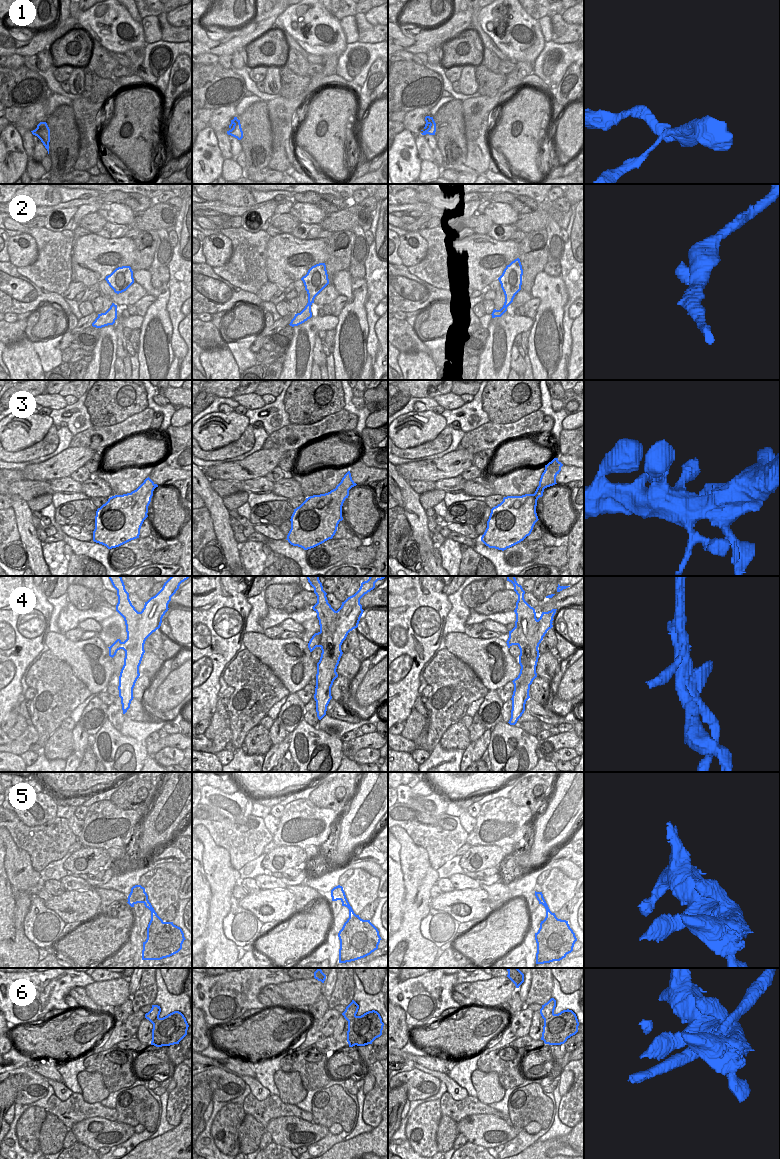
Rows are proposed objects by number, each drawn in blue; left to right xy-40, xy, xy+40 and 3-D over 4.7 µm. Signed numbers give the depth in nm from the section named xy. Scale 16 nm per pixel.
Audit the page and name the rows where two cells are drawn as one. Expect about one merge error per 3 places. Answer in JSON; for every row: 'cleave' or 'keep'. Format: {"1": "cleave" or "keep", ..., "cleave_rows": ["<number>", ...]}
{"1": "keep", "2": "keep", "3": "keep", "4": "cleave", "5": "keep", "6": "cleave", "cleave_rows": ["4", "6"]}

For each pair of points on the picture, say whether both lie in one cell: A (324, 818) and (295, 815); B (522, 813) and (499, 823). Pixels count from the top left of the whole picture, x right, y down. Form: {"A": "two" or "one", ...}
{"A": "one", "B": "one"}

